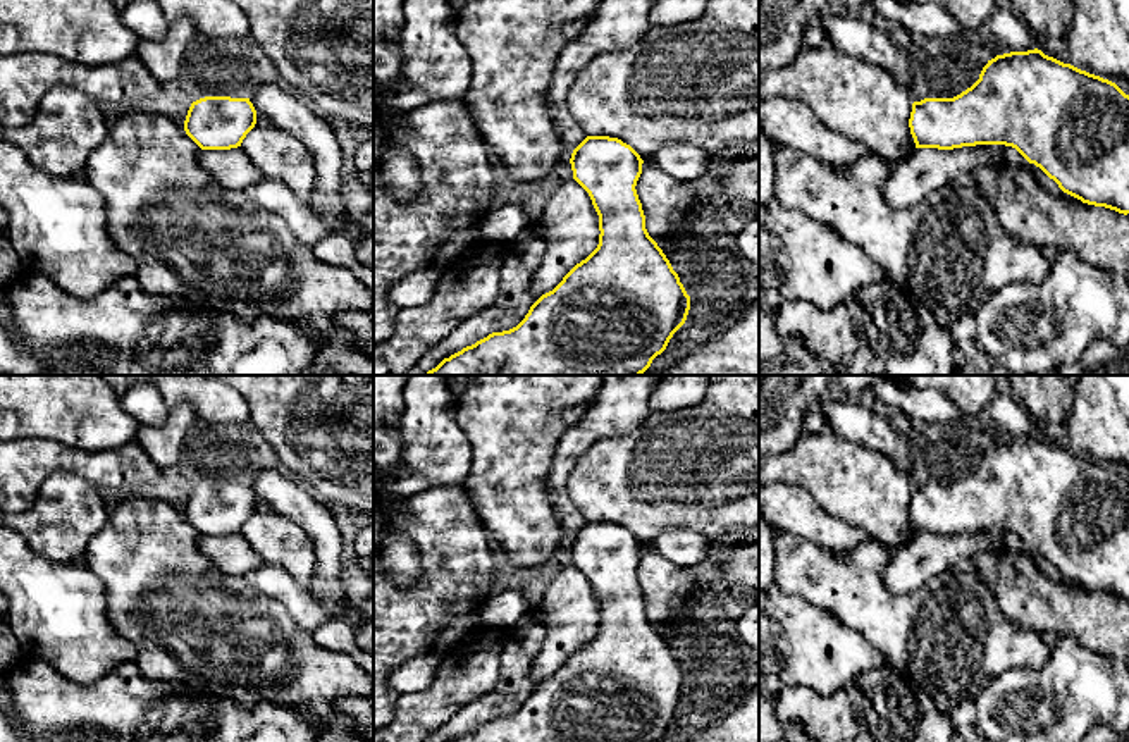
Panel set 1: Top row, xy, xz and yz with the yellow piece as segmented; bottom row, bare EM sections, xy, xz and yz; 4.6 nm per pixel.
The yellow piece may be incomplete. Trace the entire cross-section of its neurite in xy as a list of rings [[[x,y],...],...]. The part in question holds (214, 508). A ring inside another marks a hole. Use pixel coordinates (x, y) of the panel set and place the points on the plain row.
[[[205,482],[191,489],[184,516],[201,535],[241,532],[256,510],[250,484]]]

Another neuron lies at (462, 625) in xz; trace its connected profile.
[[[480,606],[458,613],[449,623],[444,623],[434,637],[429,651],[449,652],[461,640],[480,628]]]

